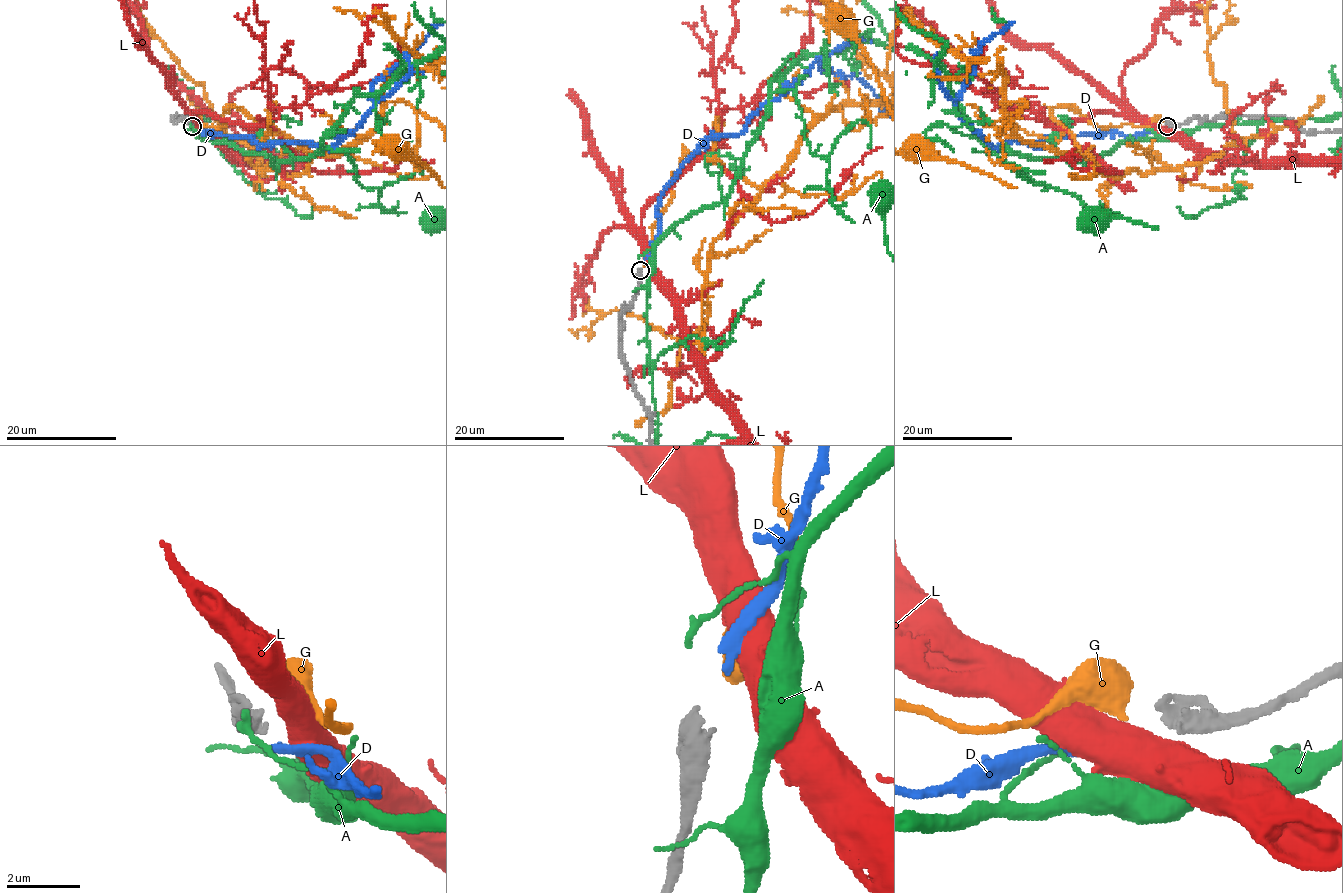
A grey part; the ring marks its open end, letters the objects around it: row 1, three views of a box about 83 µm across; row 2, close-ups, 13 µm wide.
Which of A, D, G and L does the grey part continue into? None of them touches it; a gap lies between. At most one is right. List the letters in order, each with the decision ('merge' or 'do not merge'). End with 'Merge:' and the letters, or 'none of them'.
A: do not merge
D: merge
G: do not merge
L: do not merge
Merge: D

